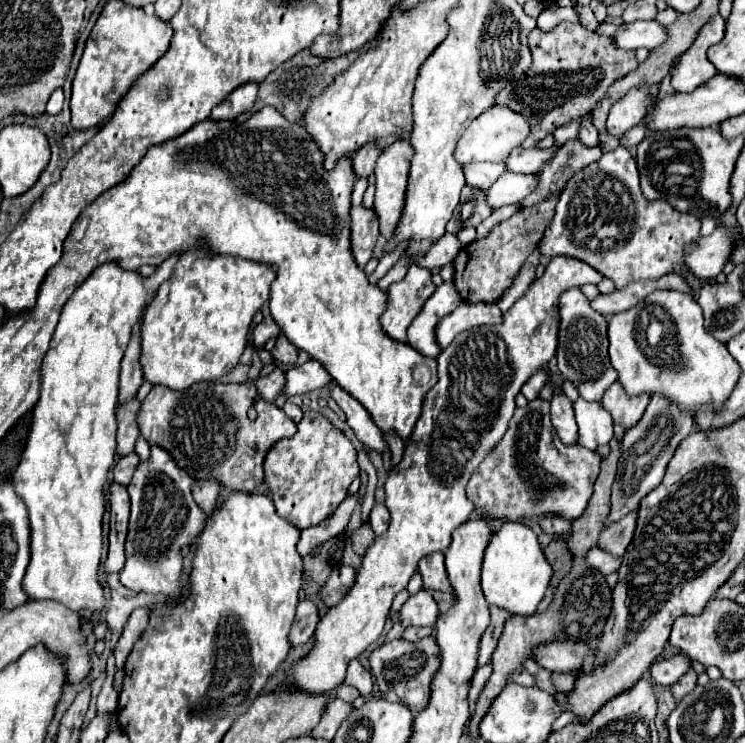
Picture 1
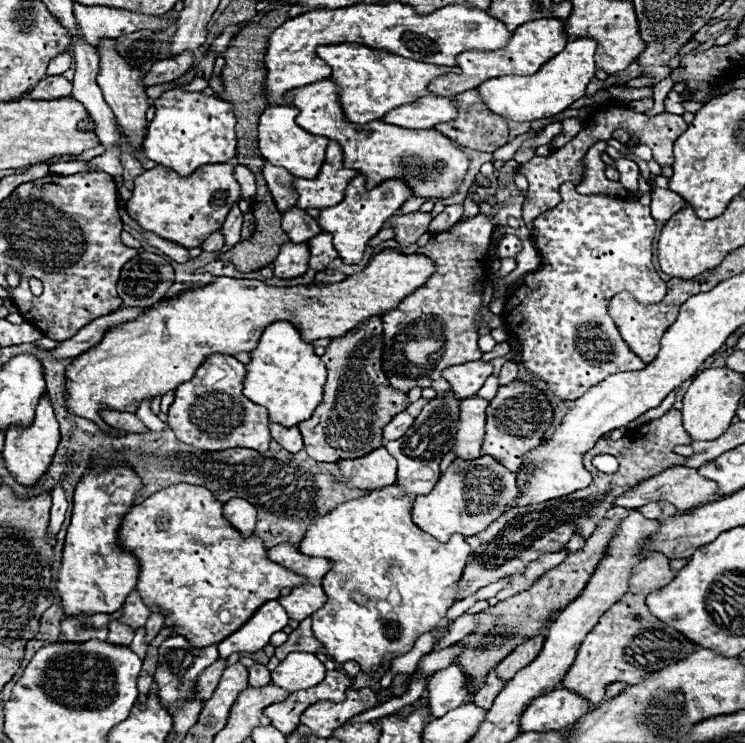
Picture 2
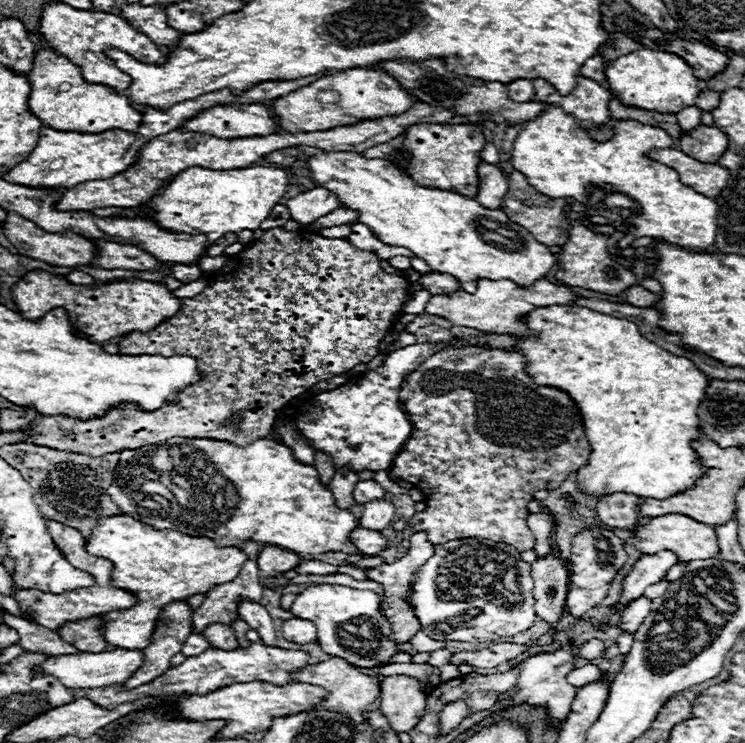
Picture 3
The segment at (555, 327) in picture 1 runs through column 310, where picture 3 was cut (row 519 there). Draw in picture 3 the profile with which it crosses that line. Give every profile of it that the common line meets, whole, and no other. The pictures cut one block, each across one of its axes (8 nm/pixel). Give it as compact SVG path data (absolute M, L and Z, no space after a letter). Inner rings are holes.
M664 514L664 516L650 518L646 524L638 524L632 530L632 536L634 536L634 548L640 550L642 554L656 554L662 550L670 550L678 556L680 562L706 560L720 554L714 528L708 524L700 524L692 518L686 518L684 514Z

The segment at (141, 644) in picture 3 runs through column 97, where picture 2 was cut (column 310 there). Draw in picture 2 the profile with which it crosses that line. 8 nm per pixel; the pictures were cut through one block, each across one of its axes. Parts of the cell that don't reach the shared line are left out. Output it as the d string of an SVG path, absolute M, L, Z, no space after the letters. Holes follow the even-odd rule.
M396 484L374 490L364 498L340 504L328 516L314 520L300 542L300 552L334 562L334 568L322 582L328 602L320 612L312 614L314 636L324 644L332 658L354 658L366 674L380 670L388 656L398 658L410 652L416 638L426 632L432 632L436 642L446 636L448 626L438 624L456 602L456 594L460 592L458 582L470 558L470 548L462 534L454 534L446 544L442 544L414 524L411 512L415 498Z

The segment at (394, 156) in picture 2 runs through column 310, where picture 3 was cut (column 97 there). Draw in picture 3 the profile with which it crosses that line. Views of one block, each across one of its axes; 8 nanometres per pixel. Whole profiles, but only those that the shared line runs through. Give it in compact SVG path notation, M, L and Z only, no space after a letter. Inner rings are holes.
M40 50L36 54L28 80L32 86L28 108L34 116L42 120L42 126L54 130L78 130L78 132L98 134L114 128L136 132L142 122L142 114L128 104L126 96L114 92L108 86L88 84L82 78L82 70L78 66L74 66L68 58L54 54L52 50ZM60 84L70 84L70 86L60 86Z

